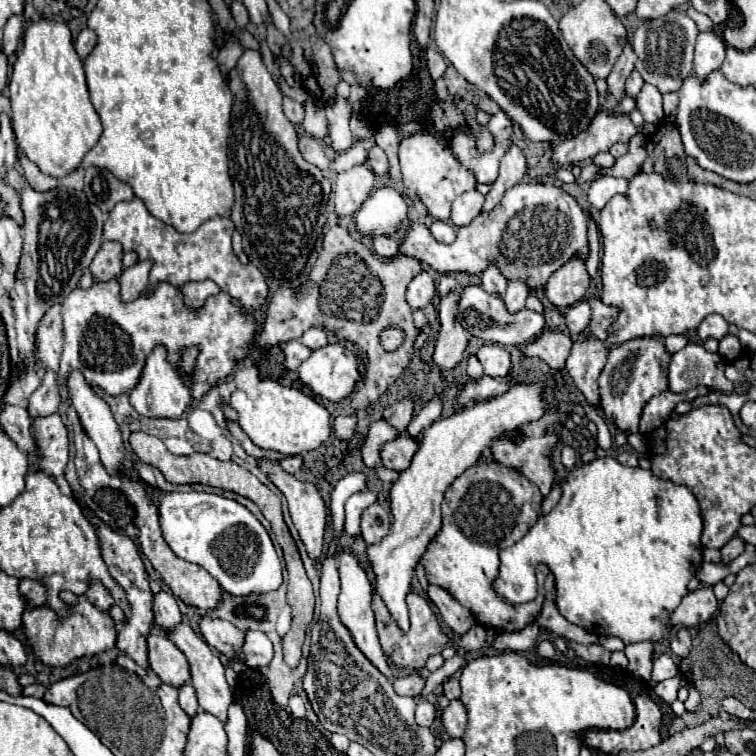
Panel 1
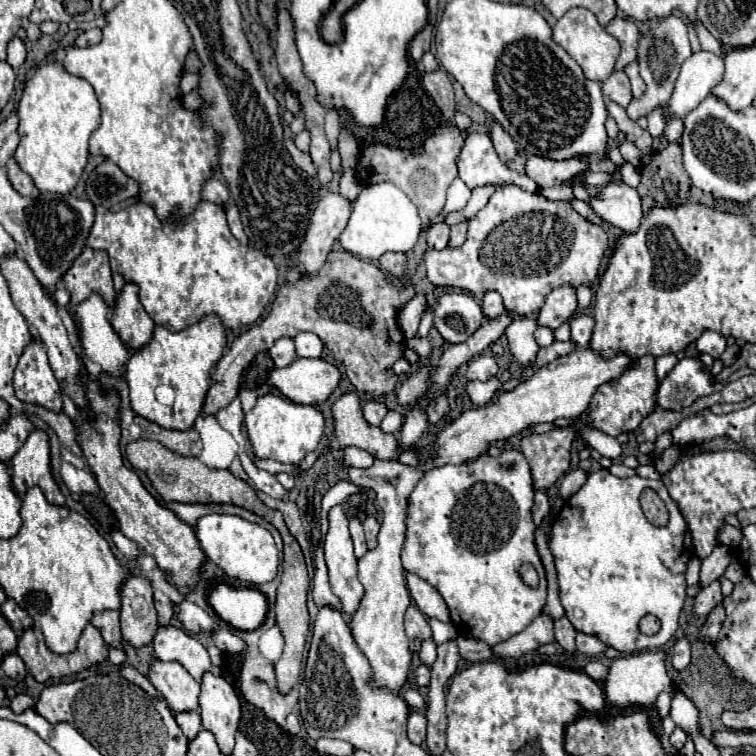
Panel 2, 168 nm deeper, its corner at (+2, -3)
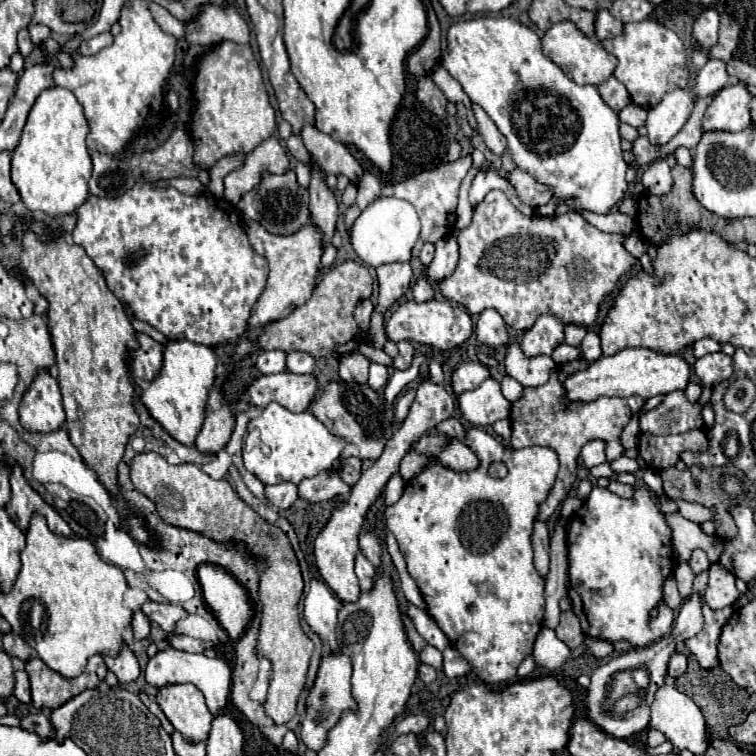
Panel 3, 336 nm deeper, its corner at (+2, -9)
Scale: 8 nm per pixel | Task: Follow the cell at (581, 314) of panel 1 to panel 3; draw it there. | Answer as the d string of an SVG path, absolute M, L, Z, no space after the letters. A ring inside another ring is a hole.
M590 329L590 331L588 331L588 335L584 337L584 341L582 341L580 349L582 349L584 357L586 357L590 363L592 363L592 361L596 361L596 359L600 359L602 349L600 349L600 337L598 337L598 333Z

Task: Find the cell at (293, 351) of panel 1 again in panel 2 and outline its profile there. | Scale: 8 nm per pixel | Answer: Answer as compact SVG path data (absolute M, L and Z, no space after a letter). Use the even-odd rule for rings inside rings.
M278 339L272 347L270 347L270 357L274 359L276 367L288 367L294 359L296 359L296 347L292 339Z

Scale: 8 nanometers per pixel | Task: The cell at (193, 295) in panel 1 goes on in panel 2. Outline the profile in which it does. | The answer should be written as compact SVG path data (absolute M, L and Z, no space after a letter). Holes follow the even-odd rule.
M206 315L196 325L182 331L170 331L162 325L154 327L152 339L134 351L126 367L130 387L130 405L140 417L158 423L164 429L186 431L202 411L210 373L226 349L226 327L218 315Z

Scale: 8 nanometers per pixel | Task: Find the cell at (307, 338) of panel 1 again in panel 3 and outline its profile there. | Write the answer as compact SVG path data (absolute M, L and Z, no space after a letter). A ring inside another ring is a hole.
M292 351L288 357L286 357L286 369L290 373L296 373L296 375L310 375L314 371L314 359L308 355L308 353L302 353L302 351Z

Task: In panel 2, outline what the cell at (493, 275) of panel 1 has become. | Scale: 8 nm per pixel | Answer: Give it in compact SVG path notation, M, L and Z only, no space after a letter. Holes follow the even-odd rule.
M488 291L488 293L482 297L482 309L484 309L486 317L498 317L498 315L504 311L504 303L502 303L500 293Z

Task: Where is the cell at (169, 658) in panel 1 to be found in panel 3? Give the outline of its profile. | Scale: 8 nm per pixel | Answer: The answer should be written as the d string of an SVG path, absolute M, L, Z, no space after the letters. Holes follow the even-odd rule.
M190 683L168 685L158 689L156 703L188 743L200 743L208 739L212 715L204 703L204 695Z

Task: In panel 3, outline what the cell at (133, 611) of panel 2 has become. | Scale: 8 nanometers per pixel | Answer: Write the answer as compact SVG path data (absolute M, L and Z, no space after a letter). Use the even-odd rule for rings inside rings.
M136 611L132 617L132 631L136 639L146 639L150 633L150 621L142 611Z

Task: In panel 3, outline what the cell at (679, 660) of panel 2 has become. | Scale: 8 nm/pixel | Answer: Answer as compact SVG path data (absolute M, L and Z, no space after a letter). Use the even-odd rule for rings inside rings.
M674 653L674 655L670 657L670 663L668 663L668 675L676 679L676 677L680 677L684 671L686 671L686 655Z

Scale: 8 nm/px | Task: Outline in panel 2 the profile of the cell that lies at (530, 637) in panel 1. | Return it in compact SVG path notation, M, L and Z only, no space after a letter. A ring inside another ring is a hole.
M460 637L458 639L458 649L460 649L460 655L466 659L466 661L488 661L488 659L494 659L494 651L488 643L484 641L478 641L478 639L470 639L470 637Z

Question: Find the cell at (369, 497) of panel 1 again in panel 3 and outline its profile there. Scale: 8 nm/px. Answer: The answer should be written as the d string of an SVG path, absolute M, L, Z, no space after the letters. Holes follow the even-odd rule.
M362 553L356 555L356 575L358 575L358 579L360 579L360 589L362 589L364 593L368 593L368 591L372 589L376 569L374 569L374 565L372 565Z

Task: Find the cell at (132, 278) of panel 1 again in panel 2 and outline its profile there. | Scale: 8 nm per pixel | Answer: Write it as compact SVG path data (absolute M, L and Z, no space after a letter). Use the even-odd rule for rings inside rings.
M124 283L110 309L110 323L120 339L130 345L132 351L146 345L152 337L154 321L148 317L138 299L138 289L132 283Z

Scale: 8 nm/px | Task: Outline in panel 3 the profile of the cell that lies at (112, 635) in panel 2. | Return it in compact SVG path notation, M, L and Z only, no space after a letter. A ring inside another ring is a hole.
M124 647L118 657L104 657L104 663L108 671L112 671L118 677L120 683L136 681L140 675L140 665L128 647Z

